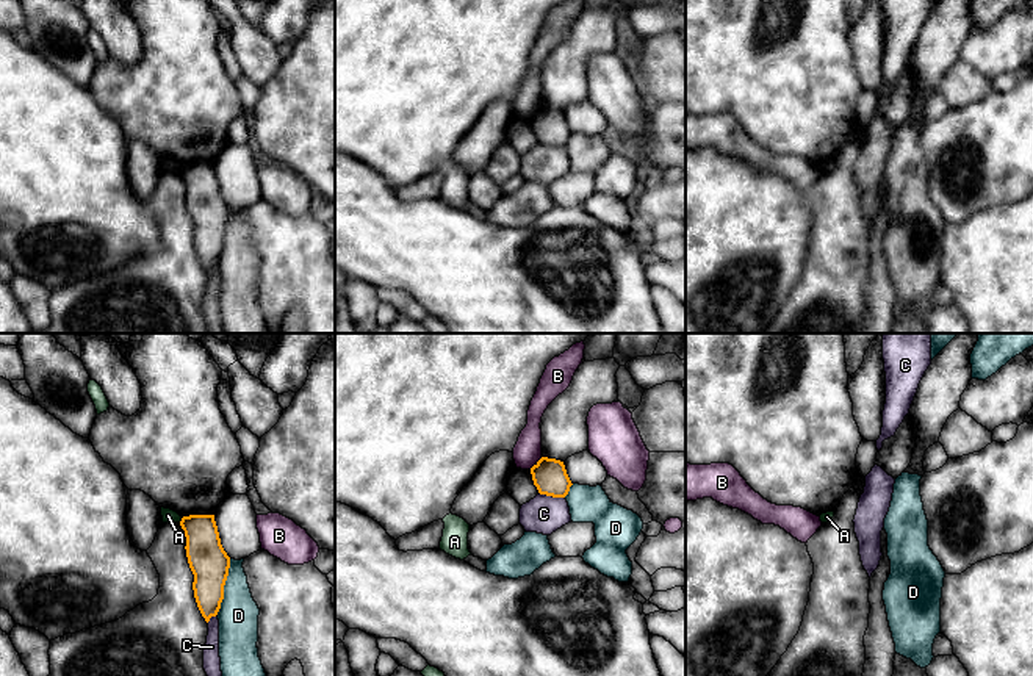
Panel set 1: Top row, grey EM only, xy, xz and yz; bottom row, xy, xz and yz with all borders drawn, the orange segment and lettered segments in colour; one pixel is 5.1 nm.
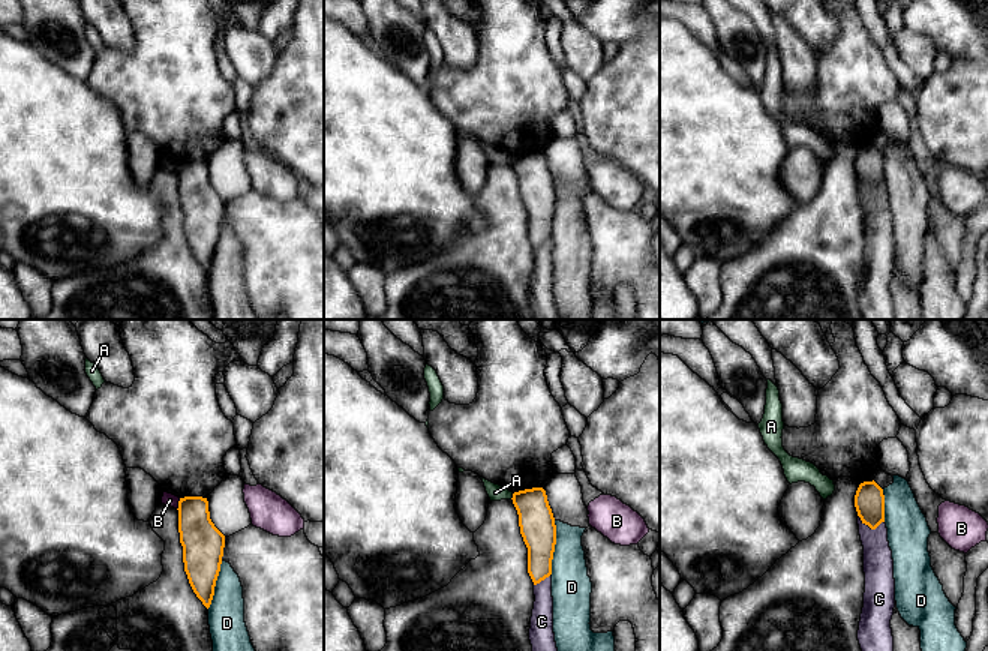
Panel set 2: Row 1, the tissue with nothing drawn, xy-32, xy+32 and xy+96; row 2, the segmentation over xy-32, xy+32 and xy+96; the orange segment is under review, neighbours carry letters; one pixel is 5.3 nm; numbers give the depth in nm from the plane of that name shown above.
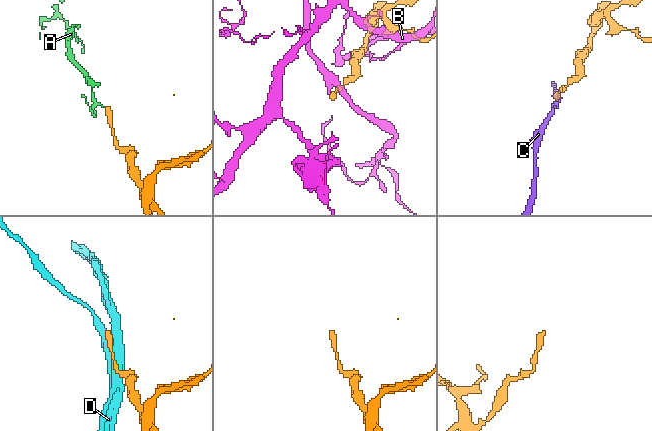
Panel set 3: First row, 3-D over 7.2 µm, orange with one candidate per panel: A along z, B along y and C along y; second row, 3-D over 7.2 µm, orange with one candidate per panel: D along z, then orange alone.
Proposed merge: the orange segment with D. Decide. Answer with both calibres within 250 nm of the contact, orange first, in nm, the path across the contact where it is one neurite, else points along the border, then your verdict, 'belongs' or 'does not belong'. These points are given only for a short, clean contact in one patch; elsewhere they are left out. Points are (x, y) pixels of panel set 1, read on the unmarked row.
200/200 nm | does not belong

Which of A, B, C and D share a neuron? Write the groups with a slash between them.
A / B / C D

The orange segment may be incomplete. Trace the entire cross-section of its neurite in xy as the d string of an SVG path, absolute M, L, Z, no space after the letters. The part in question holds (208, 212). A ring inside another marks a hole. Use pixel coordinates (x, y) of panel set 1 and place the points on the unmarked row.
M214 164L183 166L180 175L186 186L188 213L194 224L194 247L208 272L221 258L230 207L221 194Z

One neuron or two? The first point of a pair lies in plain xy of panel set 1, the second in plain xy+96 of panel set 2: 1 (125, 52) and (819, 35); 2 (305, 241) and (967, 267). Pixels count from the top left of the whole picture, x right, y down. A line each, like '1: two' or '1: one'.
1: two
2: two

